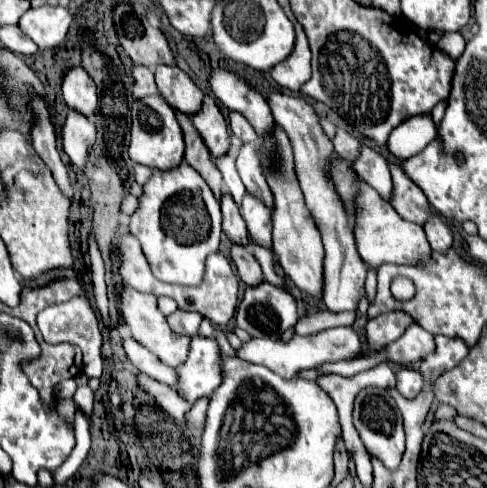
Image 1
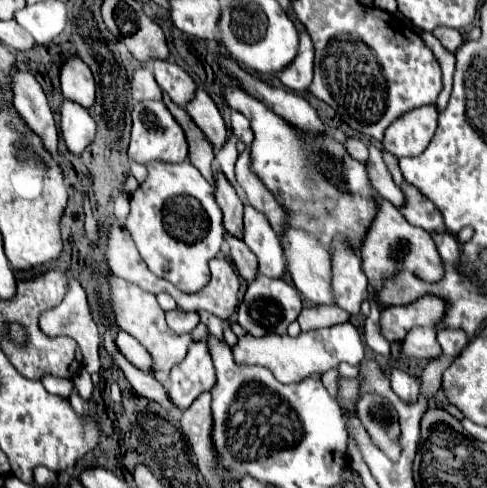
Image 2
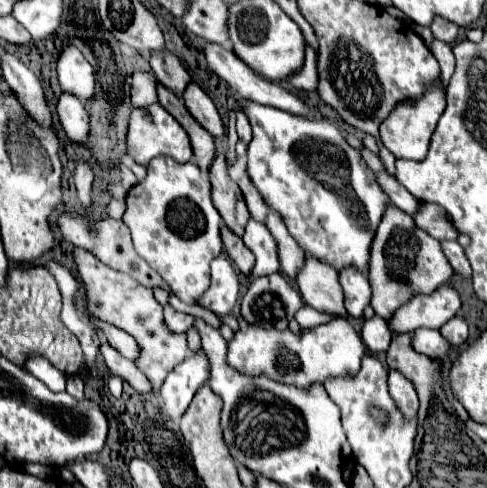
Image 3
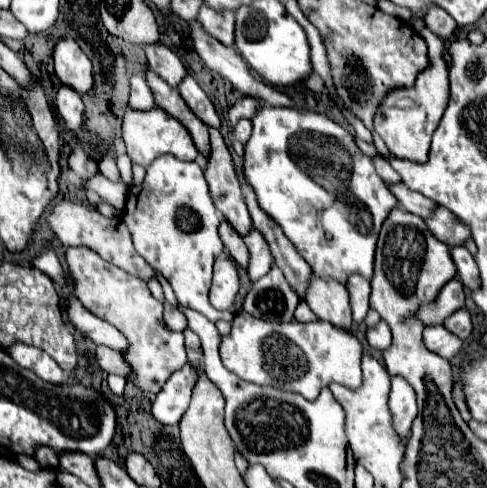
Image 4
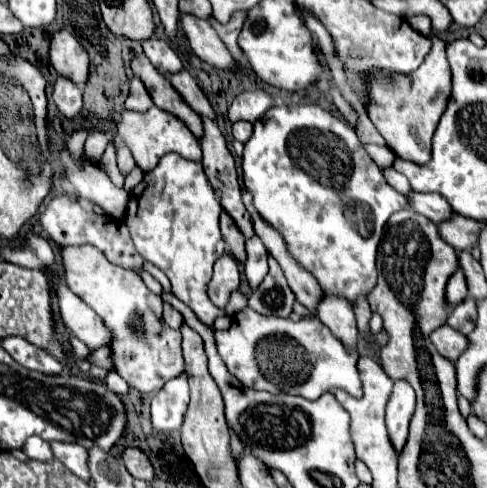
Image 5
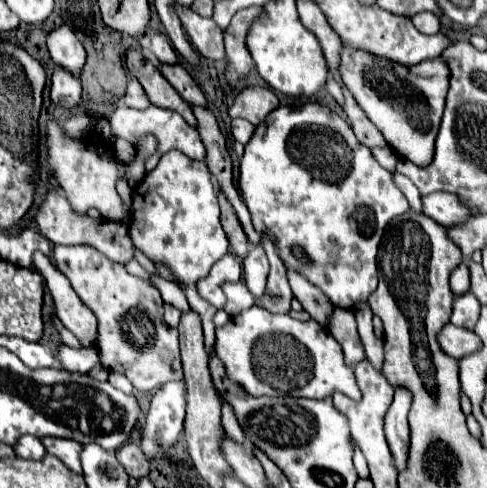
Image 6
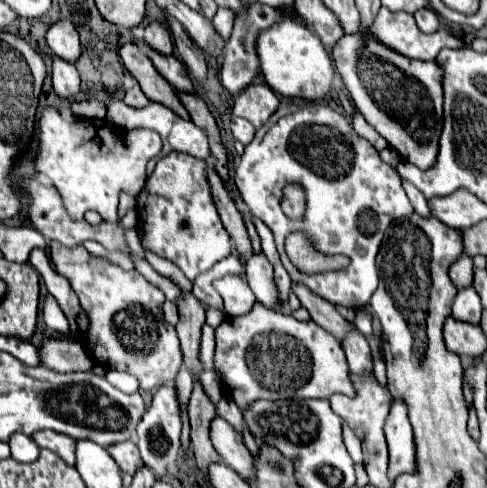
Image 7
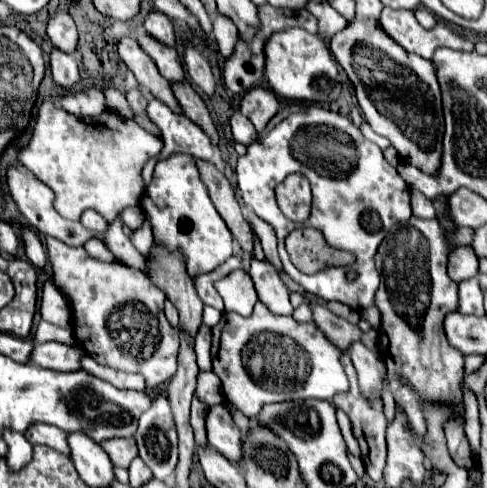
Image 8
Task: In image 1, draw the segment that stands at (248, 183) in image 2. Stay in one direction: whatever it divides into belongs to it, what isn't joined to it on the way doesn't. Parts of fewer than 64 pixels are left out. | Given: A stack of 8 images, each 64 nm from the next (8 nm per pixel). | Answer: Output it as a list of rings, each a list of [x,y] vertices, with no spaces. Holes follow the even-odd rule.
[[[244,144],[236,156],[236,168],[238,174],[246,186],[246,192],[254,198],[258,198],[266,208],[274,208],[274,196],[272,190],[264,178],[264,172],[260,168],[260,156],[258,156],[258,144]]]

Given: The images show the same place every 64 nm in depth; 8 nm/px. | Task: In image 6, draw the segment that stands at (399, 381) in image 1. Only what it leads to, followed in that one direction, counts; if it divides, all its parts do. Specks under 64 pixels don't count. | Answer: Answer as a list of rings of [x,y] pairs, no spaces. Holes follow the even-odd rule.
[[[398,388],[394,392],[394,402],[384,420],[384,432],[394,456],[396,470],[404,470],[410,452],[410,424],[408,424],[408,410],[410,410],[410,392]]]

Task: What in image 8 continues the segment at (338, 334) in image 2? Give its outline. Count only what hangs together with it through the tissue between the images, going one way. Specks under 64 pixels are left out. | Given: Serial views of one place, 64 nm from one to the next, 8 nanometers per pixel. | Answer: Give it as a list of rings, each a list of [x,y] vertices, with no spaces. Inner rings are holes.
[[[260,302],[248,318],[224,310],[220,342],[212,346],[214,374],[222,380],[224,396],[248,418],[258,416],[266,404],[306,398],[332,400],[338,392],[346,392],[348,378],[338,358],[340,350],[336,350],[316,324],[302,324],[288,316],[276,316]]]

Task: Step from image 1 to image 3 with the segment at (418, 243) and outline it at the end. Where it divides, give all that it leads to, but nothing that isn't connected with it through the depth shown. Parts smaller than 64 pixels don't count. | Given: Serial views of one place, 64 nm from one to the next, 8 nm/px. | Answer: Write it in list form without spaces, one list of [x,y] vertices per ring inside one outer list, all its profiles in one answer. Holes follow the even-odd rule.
[[[390,204],[376,230],[370,252],[368,280],[372,286],[370,306],[374,312],[384,320],[390,320],[392,314],[400,306],[408,304],[416,294],[432,294],[442,284],[450,282],[452,276],[454,270],[442,252],[442,244],[428,236],[428,232],[420,230],[410,214],[404,214],[400,208]]]

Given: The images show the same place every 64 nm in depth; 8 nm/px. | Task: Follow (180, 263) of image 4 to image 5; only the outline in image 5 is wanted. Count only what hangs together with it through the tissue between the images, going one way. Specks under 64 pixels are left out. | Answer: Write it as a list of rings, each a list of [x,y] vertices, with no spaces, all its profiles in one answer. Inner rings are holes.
[[[168,152],[152,172],[144,174],[142,184],[134,188],[124,218],[140,256],[170,278],[176,296],[180,296],[206,326],[214,326],[214,318],[224,314],[206,294],[212,266],[226,252],[226,242],[220,234],[220,212],[222,206],[204,174],[202,162],[192,162],[176,152]]]

